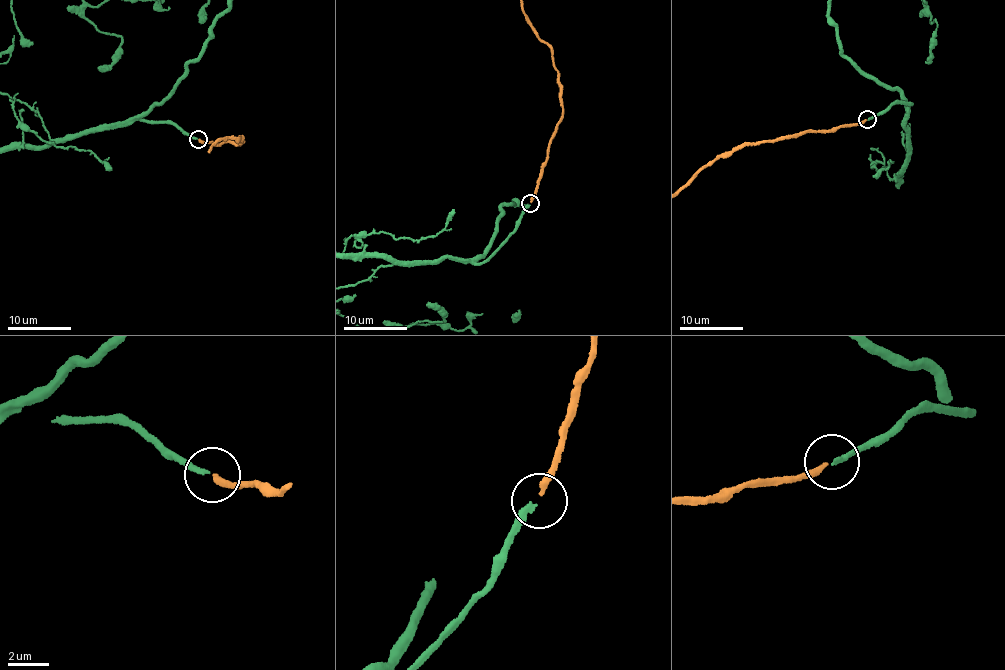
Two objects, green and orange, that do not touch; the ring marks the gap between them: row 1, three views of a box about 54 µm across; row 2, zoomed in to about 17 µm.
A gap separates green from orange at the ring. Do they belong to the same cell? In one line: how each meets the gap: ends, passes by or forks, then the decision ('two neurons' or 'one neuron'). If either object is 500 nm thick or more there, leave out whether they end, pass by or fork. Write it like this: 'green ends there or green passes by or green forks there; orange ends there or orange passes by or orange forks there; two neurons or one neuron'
green ends there; orange ends there; one neuron

